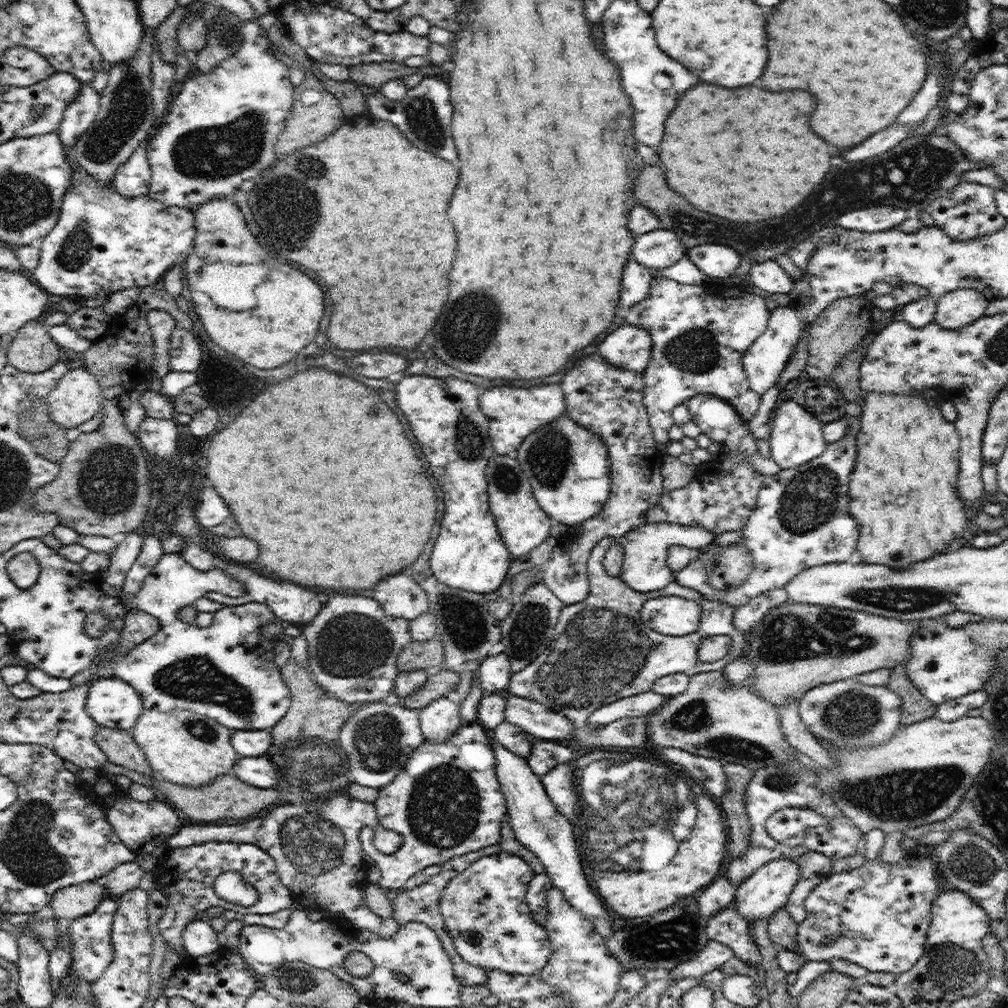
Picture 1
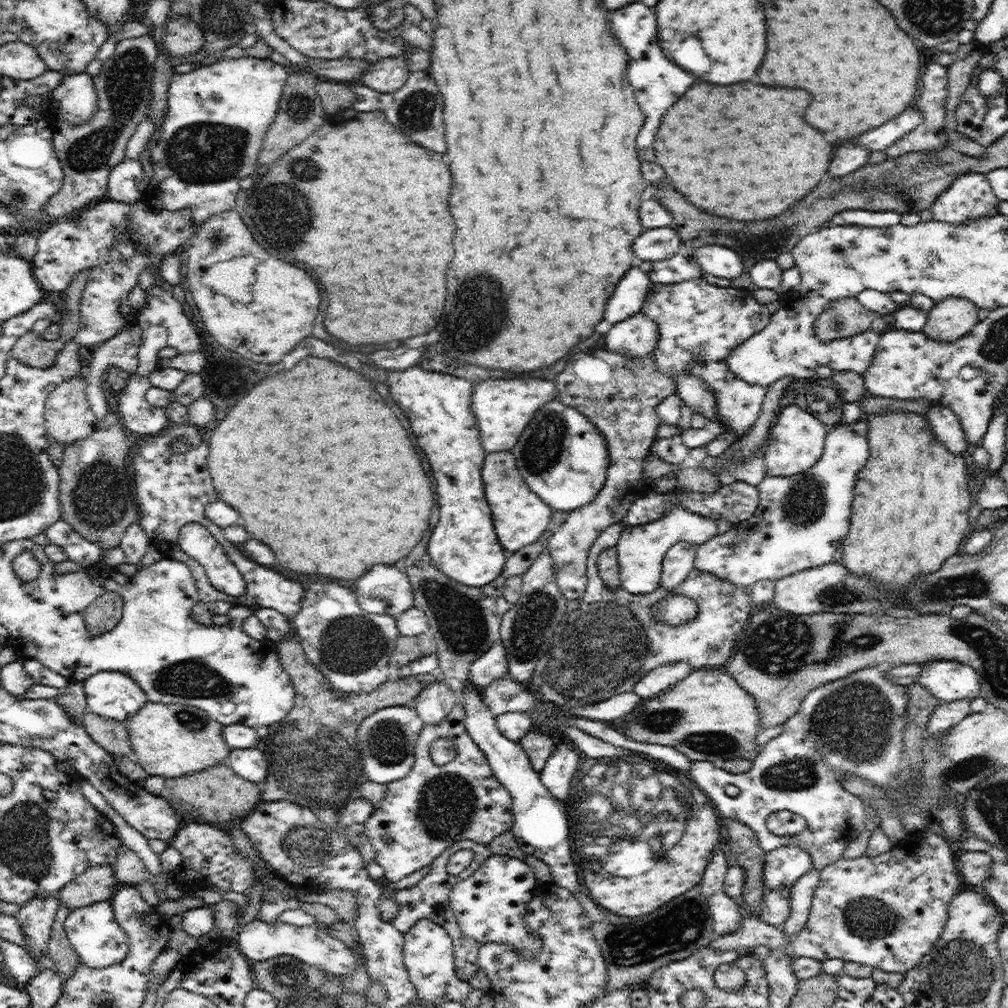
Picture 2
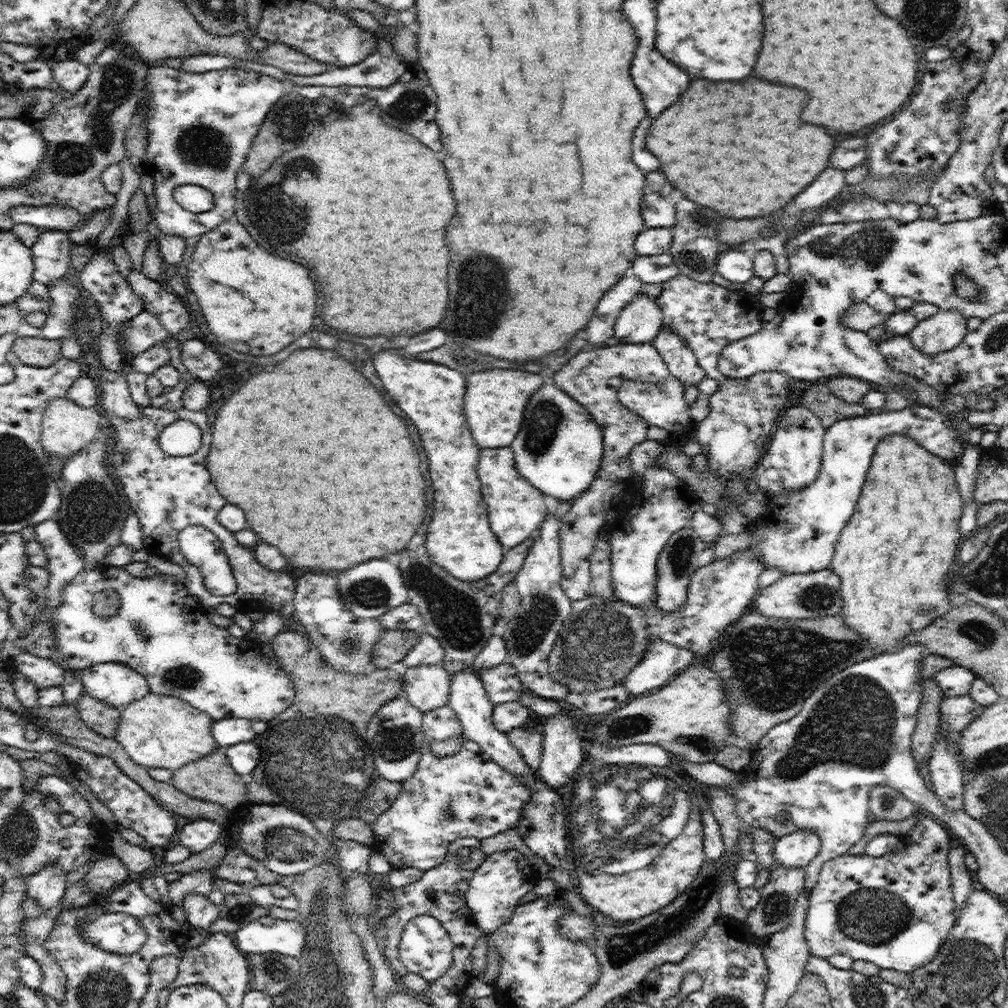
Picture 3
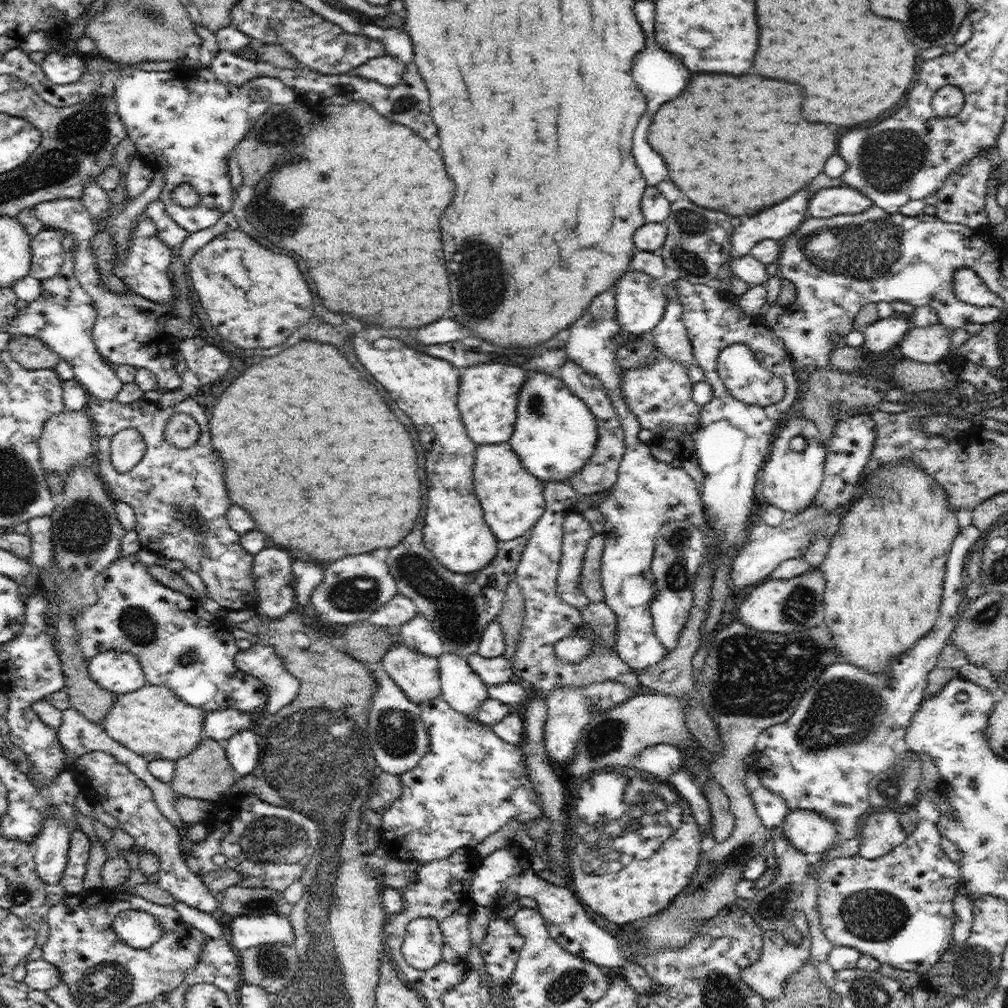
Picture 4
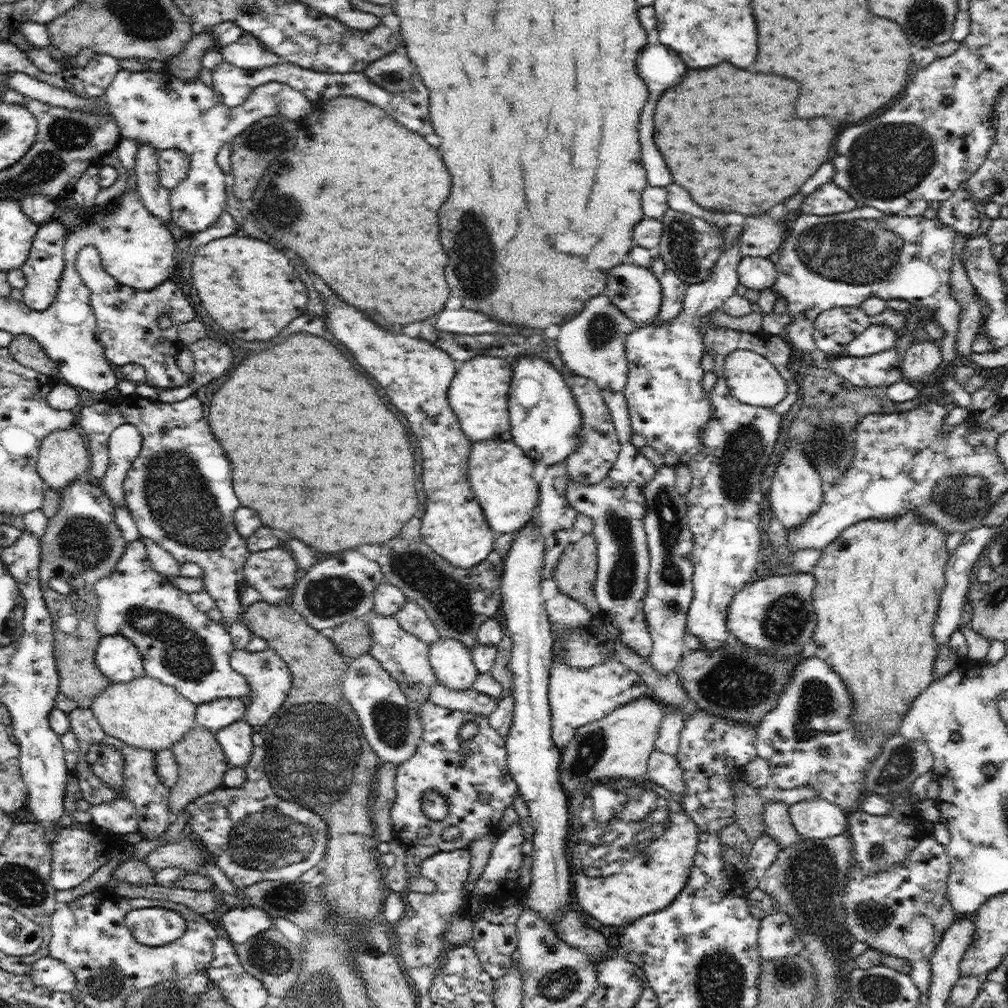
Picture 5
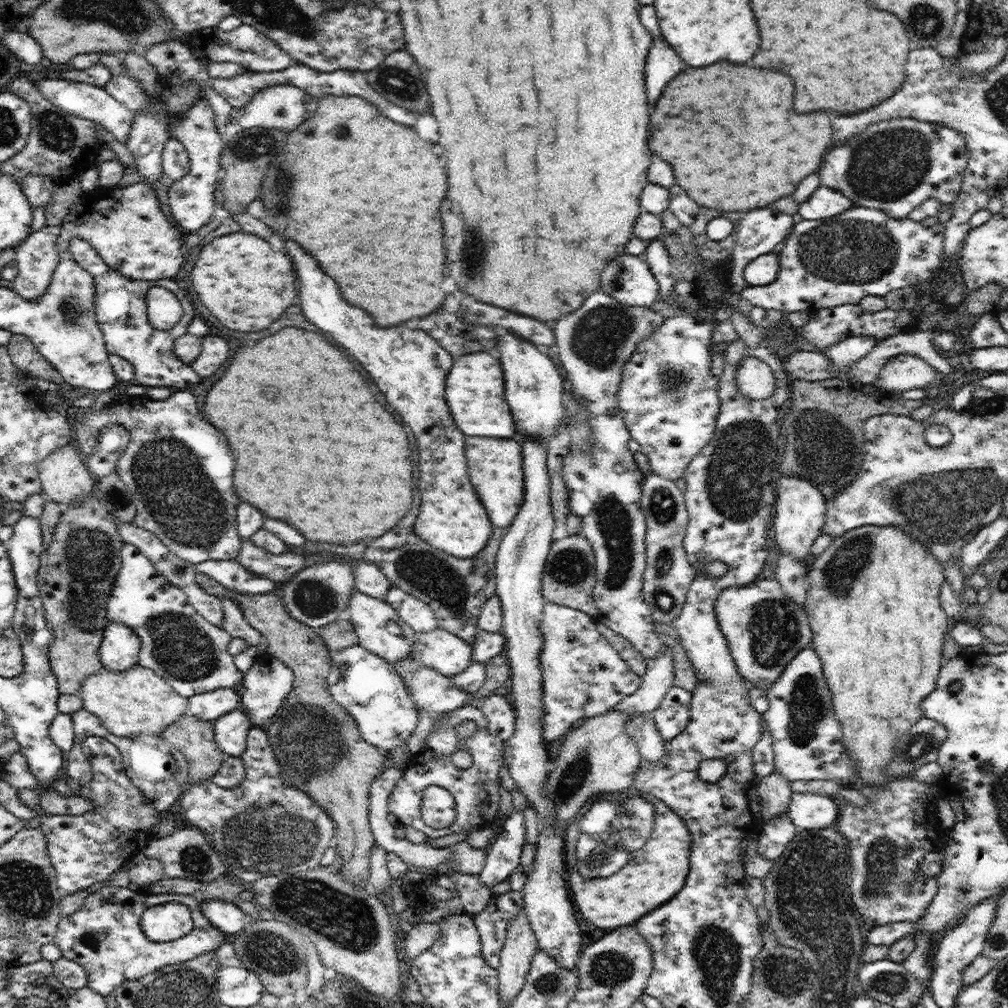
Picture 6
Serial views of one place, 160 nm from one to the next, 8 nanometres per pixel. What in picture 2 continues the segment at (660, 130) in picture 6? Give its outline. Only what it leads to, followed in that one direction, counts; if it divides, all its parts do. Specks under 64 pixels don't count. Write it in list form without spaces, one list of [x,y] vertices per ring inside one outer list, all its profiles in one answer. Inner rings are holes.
[[[710,82],[694,84],[664,114],[654,140],[656,158],[674,188],[706,212],[736,220],[778,216],[818,186],[834,156],[834,146],[824,140],[822,132],[804,122],[804,108],[808,104],[810,92],[800,88],[768,88],[752,82],[732,86],[716,86]]]

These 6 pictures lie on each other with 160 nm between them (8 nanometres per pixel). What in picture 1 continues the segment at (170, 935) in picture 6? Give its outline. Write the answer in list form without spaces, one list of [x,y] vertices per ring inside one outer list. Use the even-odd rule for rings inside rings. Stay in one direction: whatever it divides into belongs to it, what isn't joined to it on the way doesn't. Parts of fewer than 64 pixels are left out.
[[[104,898],[94,912],[80,918],[74,918],[74,921],[68,928],[68,933],[71,934],[71,940],[73,942],[73,957],[68,970],[71,978],[79,976],[86,982],[96,982],[108,968],[110,962],[113,961],[111,933],[113,930],[114,915],[117,910],[118,902]]]

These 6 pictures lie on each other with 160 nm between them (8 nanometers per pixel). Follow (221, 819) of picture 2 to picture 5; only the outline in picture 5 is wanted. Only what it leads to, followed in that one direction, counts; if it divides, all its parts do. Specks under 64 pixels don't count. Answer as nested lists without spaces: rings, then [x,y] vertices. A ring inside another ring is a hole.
[[[197,724],[171,749],[178,765],[178,783],[170,789],[169,797],[169,810],[174,818],[178,813],[184,811],[194,799],[222,786],[222,779],[228,770],[229,762],[215,734]]]

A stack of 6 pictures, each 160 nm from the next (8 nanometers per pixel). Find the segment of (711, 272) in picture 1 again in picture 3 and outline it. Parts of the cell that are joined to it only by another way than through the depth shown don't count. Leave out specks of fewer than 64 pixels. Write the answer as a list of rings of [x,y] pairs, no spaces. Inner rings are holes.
[[[740,249],[721,251],[716,259],[716,272],[730,282],[744,283],[754,276],[753,257]]]

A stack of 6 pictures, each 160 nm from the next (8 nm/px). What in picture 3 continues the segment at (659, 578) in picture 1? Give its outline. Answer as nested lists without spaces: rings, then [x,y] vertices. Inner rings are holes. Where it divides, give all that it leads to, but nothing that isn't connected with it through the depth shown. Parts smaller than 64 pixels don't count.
[[[646,440],[631,450],[632,480],[640,477],[643,480],[643,490],[633,492],[636,498],[634,506],[624,514],[626,520],[620,522],[620,528],[612,528],[608,538],[611,542],[614,596],[642,610],[650,608],[656,602],[657,560],[664,545],[677,530],[692,528],[707,545],[717,540],[723,532],[721,520],[704,512],[701,506],[703,500],[700,500],[695,490],[671,470],[657,466],[658,457],[664,452],[666,445],[667,442]]]

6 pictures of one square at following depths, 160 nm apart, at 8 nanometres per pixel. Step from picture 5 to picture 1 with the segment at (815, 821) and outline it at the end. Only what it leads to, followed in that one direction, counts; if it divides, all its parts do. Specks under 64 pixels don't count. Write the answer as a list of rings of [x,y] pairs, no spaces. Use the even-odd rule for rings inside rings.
[[[776,858],[763,864],[748,879],[737,886],[732,905],[737,909],[739,915],[748,923],[760,920],[770,921],[774,912],[785,906],[790,893],[794,890],[801,875],[797,859]]]

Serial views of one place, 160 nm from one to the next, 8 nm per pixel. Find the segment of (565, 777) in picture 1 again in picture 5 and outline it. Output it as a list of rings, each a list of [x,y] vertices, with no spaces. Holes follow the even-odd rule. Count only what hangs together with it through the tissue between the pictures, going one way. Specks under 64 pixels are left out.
[[[616,656],[608,657],[602,665],[588,669],[576,669],[566,665],[564,659],[552,658],[549,673],[548,698],[551,710],[551,737],[554,744],[564,748],[574,738],[576,729],[591,721],[598,721],[611,714],[616,708],[628,705],[649,692],[649,687],[636,672],[622,665]]]

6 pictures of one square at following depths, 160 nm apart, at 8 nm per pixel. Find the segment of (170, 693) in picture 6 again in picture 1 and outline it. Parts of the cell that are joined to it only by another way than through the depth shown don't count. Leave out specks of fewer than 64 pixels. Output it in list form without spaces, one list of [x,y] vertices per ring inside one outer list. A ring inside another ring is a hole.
[[[144,709],[132,729],[133,739],[144,751],[151,769],[170,783],[190,787],[210,785],[210,782],[218,776],[232,774],[238,754],[232,746],[231,733],[232,730],[221,726],[216,720],[186,710],[162,713],[153,709]]]

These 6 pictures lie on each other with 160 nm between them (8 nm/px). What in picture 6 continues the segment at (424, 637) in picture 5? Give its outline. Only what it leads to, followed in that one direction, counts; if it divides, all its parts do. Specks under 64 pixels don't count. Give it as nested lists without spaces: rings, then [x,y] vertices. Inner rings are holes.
[[[393,584],[385,596],[385,601],[397,610],[399,618],[402,618],[415,632],[430,632],[439,626],[434,611],[427,602],[414,598]]]

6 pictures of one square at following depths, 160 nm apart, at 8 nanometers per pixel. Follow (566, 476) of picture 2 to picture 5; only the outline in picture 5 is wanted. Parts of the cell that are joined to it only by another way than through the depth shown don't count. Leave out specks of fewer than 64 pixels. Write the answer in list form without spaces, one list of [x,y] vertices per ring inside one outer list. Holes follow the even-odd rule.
[[[524,356],[515,364],[508,396],[512,441],[533,461],[547,466],[564,462],[582,441],[583,418],[566,385],[566,374],[556,370],[551,362],[539,356]]]

